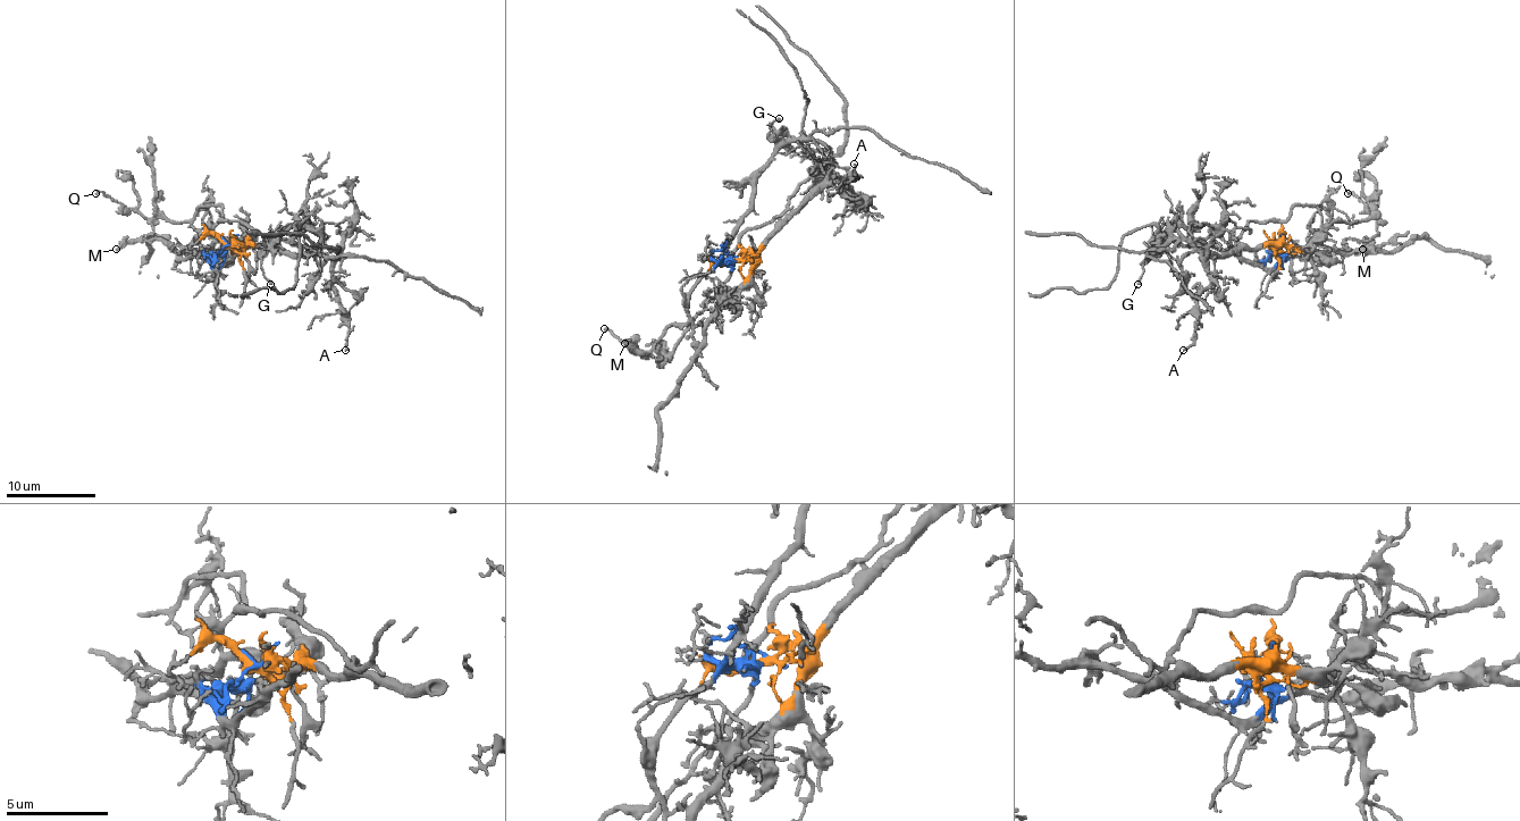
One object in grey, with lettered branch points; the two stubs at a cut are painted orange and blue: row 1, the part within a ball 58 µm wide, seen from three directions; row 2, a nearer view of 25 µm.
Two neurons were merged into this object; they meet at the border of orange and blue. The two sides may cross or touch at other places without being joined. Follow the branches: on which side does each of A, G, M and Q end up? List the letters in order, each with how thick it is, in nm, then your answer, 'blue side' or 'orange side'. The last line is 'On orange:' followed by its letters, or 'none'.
A: 120 nm | orange side
G: 130 nm | blue side
M: 320 nm | blue side
Q: 140 nm | blue side
On orange: A

